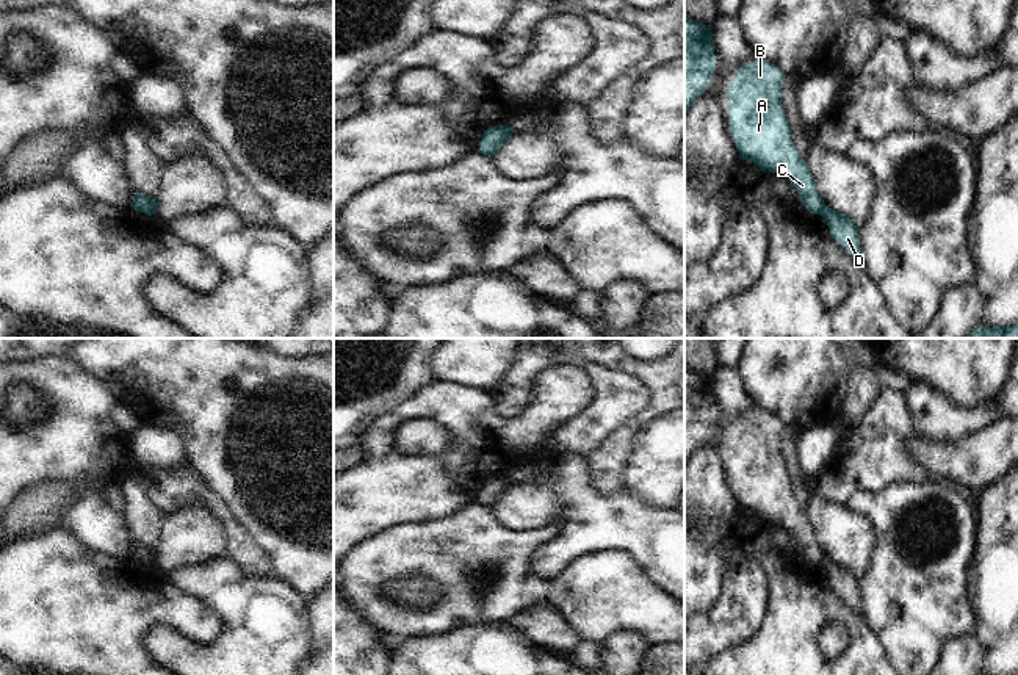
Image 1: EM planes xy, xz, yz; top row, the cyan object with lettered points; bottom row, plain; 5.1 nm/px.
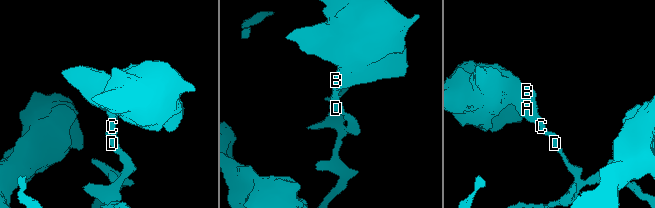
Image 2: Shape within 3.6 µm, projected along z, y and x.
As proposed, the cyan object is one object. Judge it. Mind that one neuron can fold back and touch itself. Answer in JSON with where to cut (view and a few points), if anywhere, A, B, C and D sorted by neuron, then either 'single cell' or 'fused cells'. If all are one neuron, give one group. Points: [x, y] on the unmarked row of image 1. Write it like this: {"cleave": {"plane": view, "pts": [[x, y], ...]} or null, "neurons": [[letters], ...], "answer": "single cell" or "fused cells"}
{"cleave": {"plane": "yz", "pts": [[826, 556], [821, 566]]}, "neurons": [["A", "B", "C"], ["D"]], "answer": "fused cells"}

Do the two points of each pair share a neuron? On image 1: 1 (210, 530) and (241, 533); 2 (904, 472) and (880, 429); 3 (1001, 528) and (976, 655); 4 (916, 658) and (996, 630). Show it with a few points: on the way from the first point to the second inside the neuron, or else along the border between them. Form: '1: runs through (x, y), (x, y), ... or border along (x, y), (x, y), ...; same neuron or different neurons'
1: border along (204, 503), (223, 522), (227, 536), (226, 553); different neurons
2: runs through (893, 461), (880, 448), (880, 440); same neuron
3: border along (974, 638), (985, 649), (989, 658); different neurons
4: border along (970, 600), (976, 636); different neurons

